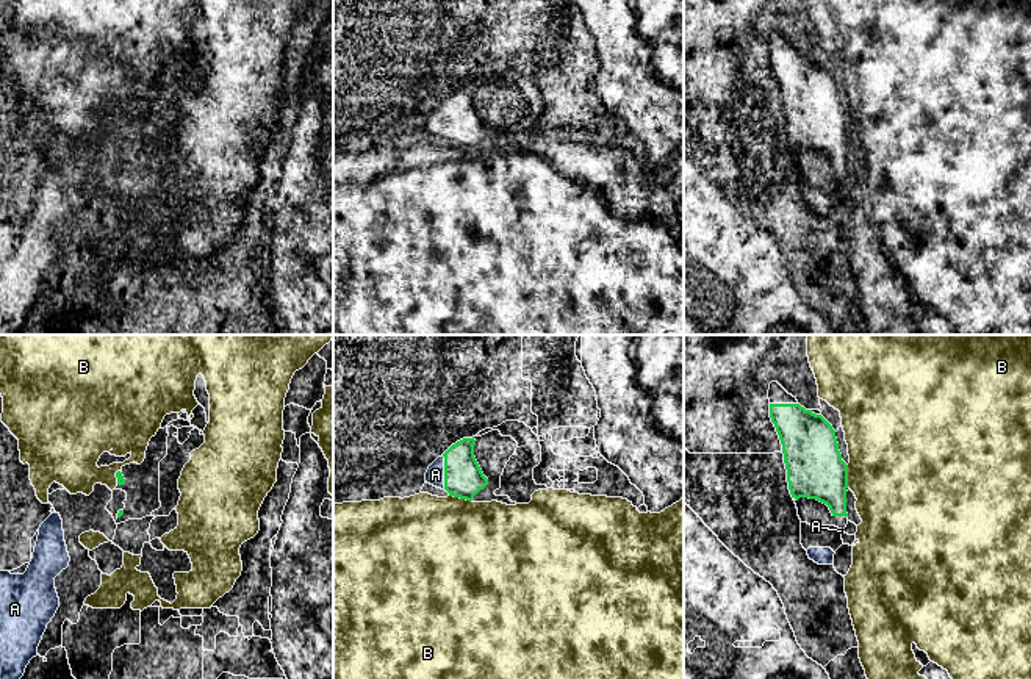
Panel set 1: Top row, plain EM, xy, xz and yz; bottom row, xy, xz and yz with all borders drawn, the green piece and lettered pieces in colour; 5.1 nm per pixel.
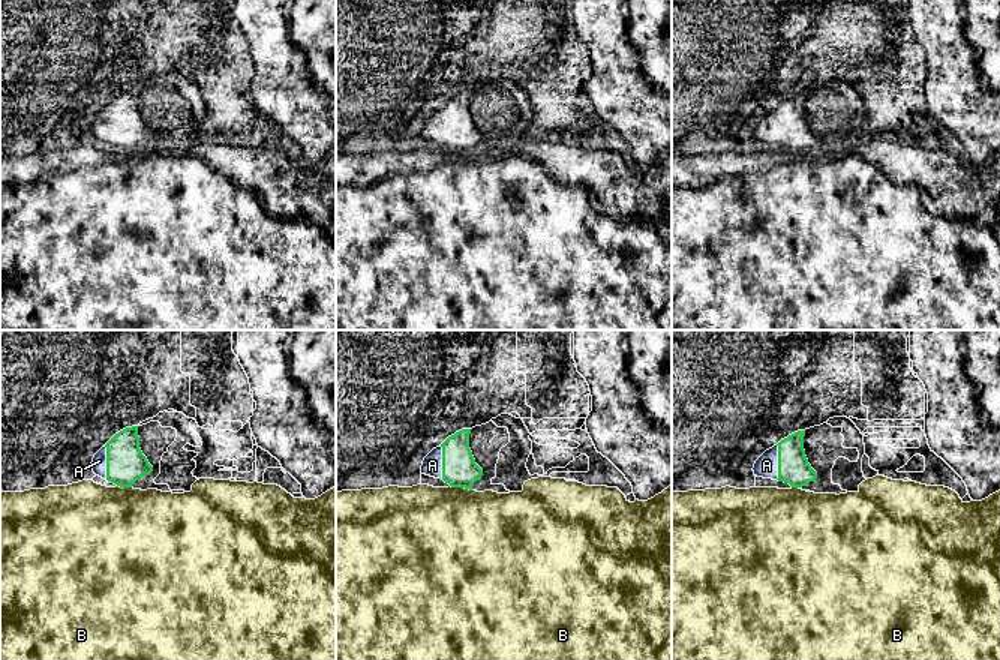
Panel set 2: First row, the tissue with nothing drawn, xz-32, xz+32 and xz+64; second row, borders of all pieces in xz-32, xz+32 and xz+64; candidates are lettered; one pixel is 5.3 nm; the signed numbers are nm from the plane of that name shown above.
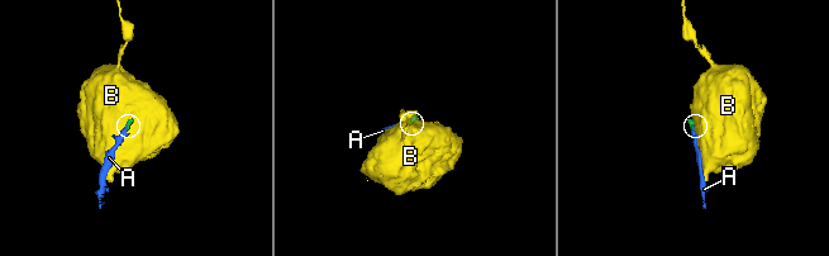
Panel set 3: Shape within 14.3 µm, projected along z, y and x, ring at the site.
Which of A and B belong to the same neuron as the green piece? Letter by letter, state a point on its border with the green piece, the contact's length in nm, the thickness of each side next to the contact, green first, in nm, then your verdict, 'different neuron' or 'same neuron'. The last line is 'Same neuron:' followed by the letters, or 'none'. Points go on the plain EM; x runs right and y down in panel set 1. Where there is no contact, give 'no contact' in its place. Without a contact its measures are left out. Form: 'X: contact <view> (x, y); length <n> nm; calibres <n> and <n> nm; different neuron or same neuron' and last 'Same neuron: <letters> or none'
A: contact xz (445, 122); length 180 nm; calibres 200 and 100 nm; same neuron
B: contact xz (460, 147); length 120 nm; calibres 200 and 500 nm; different neuron
Same neuron: A

